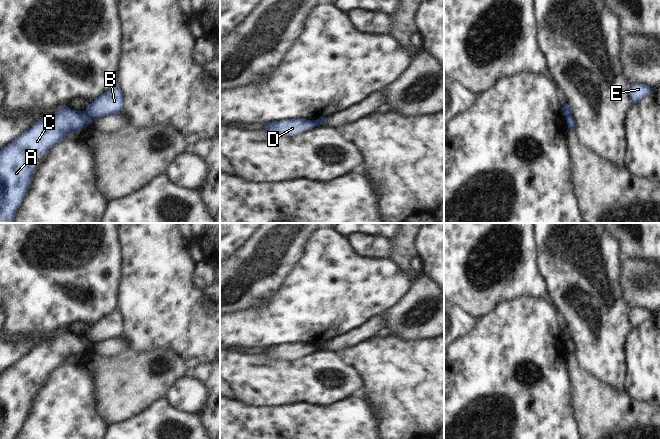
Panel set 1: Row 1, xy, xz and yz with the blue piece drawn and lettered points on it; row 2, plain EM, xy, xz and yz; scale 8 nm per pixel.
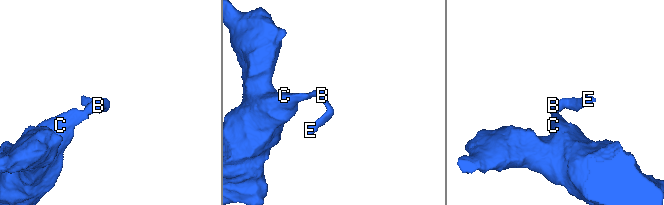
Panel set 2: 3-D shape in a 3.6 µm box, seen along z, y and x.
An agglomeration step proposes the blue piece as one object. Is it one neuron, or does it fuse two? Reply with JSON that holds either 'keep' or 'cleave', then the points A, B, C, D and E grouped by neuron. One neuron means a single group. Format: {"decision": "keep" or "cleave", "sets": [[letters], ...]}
{"decision": "cleave", "sets": [["A", "C", "D"], ["B", "E"]]}

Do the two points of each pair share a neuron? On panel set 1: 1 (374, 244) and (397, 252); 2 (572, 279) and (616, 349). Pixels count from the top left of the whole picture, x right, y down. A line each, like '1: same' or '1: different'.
1: different
2: same

